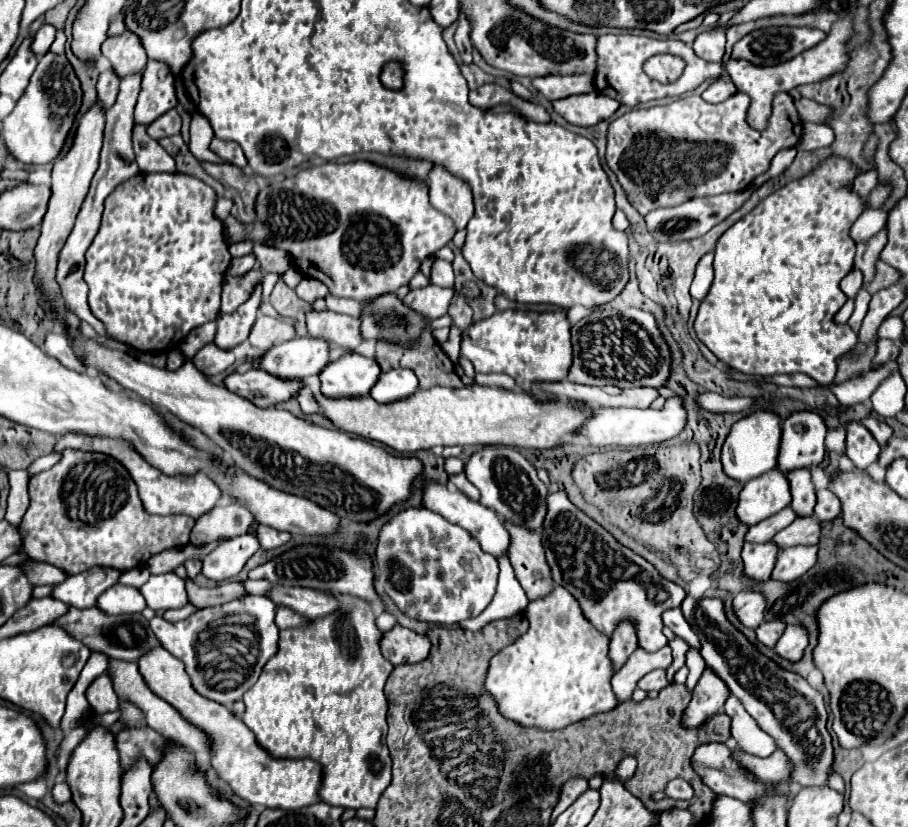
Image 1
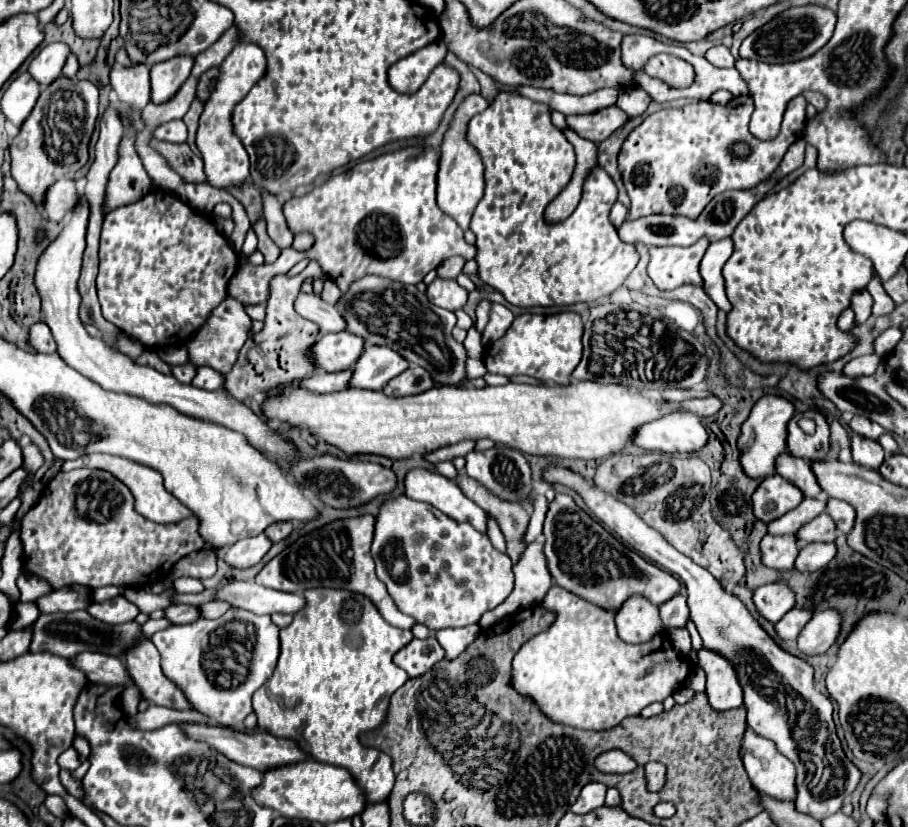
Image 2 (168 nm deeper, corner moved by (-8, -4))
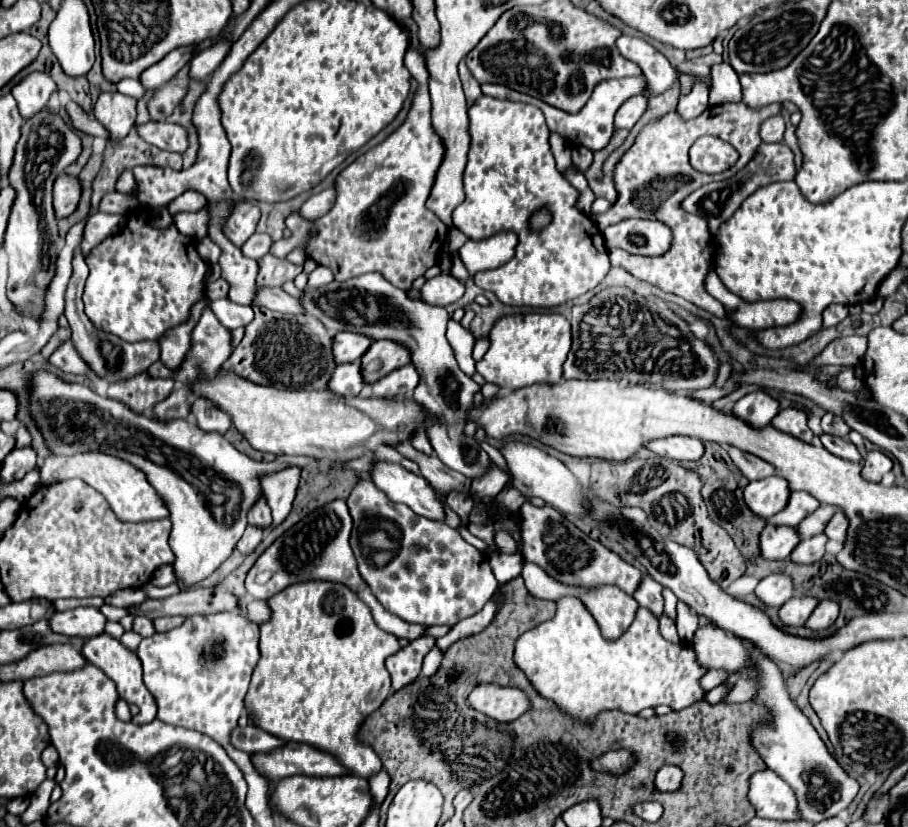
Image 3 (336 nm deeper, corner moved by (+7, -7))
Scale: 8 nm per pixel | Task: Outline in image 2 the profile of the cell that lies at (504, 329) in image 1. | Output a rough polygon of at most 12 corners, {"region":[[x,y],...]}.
{"region":[[576,312],[520,314],[484,348],[490,374],[568,386]]}

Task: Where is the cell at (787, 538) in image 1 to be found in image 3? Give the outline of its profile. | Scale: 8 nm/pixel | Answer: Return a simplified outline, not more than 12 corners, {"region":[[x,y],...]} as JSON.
{"region":[[821,505],[797,531],[801,539],[823,533],[837,513],[835,505]]}

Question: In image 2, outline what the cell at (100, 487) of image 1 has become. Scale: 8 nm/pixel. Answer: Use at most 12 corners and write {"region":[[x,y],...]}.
{"region":[[60,470],[24,514],[54,590],[152,584],[204,548],[110,472]]}

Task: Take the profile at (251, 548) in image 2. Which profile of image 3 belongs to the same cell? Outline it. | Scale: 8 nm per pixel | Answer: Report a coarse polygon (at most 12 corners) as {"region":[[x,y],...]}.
{"region":[[247,525],[237,543],[241,553],[251,553],[263,537],[259,527]]}

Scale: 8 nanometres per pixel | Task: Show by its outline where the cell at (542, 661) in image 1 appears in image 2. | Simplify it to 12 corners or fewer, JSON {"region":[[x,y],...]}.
{"region":[[554,584],[556,614],[512,688],[580,730],[678,690],[668,636],[626,644],[614,614]]}

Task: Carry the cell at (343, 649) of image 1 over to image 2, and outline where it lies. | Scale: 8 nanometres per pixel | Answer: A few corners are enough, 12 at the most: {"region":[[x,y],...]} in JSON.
{"region":[[348,590],[304,592],[280,630],[258,728],[346,768],[394,786],[360,744],[408,680],[412,640]]}

